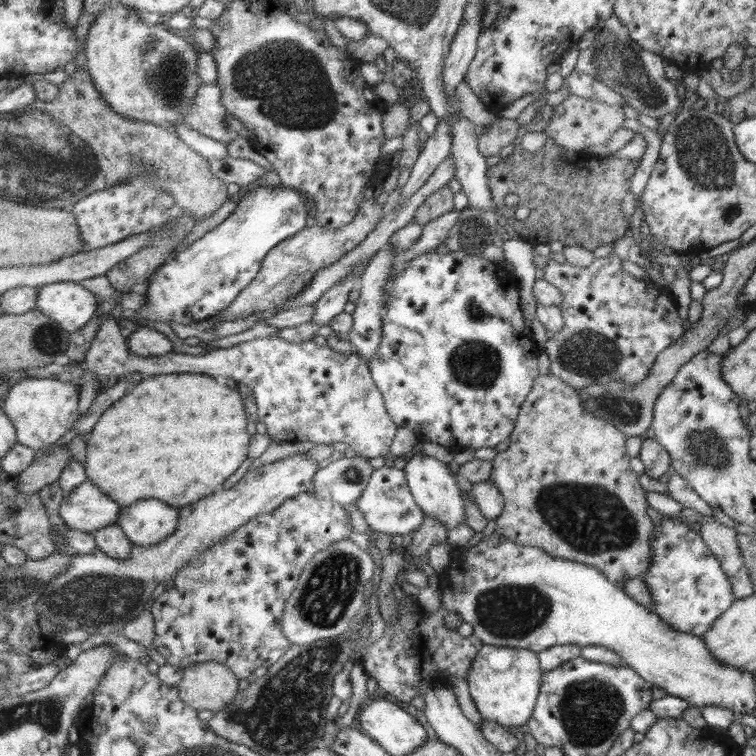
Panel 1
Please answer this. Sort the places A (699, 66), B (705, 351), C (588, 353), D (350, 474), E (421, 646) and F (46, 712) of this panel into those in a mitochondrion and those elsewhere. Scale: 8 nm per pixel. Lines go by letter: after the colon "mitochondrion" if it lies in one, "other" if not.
A: other
B: other
C: mitochondrion
D: mitochondrion
E: other
F: mitochondrion

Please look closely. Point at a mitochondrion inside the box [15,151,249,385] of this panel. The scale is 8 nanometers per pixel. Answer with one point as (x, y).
(47, 338)

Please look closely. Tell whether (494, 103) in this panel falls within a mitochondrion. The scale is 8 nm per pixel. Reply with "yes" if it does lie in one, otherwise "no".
no

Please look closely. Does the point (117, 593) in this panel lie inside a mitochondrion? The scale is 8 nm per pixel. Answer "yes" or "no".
yes

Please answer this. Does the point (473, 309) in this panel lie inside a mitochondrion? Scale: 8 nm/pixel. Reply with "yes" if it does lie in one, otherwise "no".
yes

